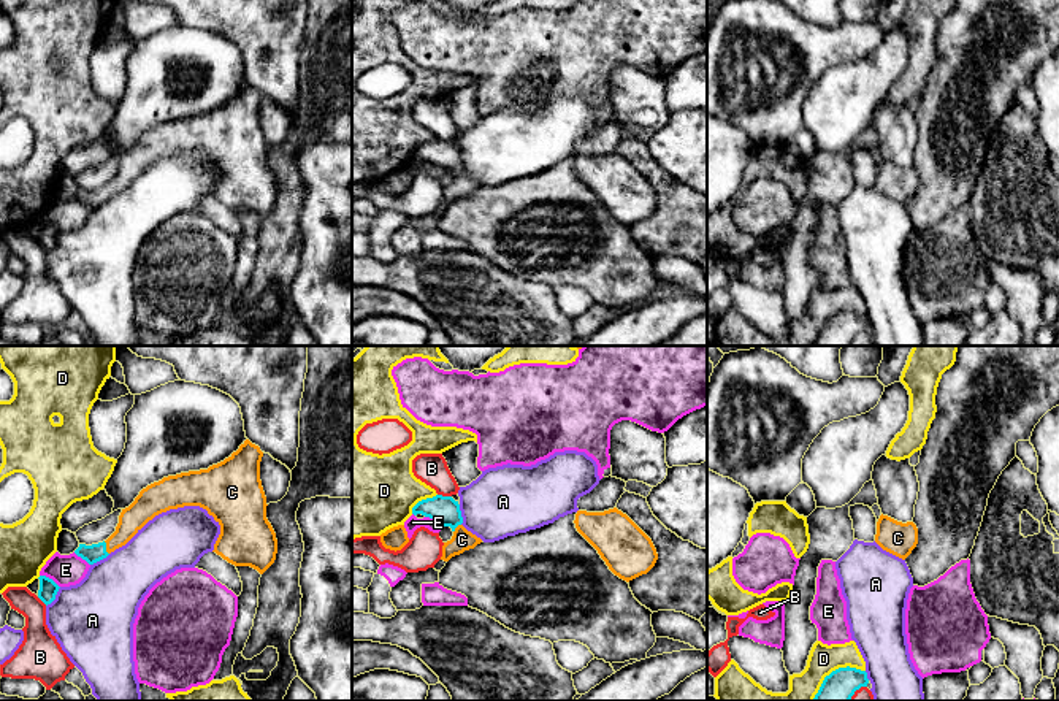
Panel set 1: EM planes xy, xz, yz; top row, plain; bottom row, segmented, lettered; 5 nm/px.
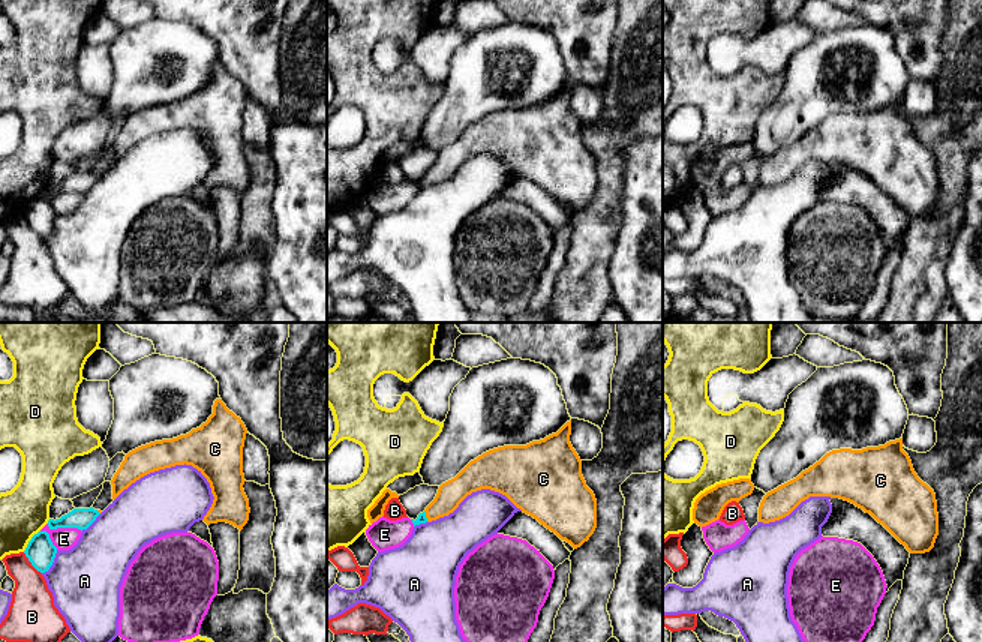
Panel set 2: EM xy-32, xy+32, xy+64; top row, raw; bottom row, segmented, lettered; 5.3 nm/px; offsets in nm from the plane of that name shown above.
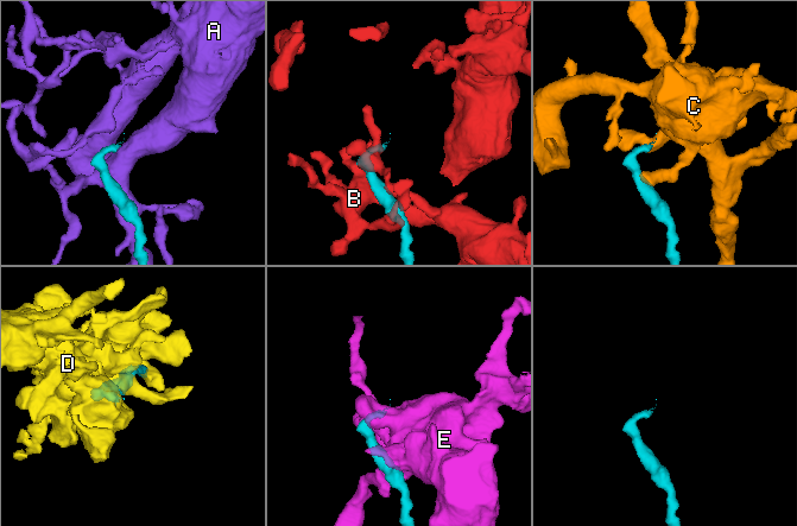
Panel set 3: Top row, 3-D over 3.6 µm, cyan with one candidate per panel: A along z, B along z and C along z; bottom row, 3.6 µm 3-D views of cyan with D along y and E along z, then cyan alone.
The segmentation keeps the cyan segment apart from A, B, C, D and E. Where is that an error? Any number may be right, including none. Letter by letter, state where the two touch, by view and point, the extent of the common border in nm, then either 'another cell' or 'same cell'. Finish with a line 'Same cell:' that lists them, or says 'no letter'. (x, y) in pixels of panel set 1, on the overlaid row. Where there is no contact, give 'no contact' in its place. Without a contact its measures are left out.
A: contact xy (54, 597); length 130 nm; another cell
B: contact xz (444, 497); length 70 nm; another cell
C: contact xy (105, 547); length 80 nm; same cell
D: contact xz (422, 500); length 170 nm; another cell
E: contact xy (49, 579); length 120 nm; another cell
Same cell: C

